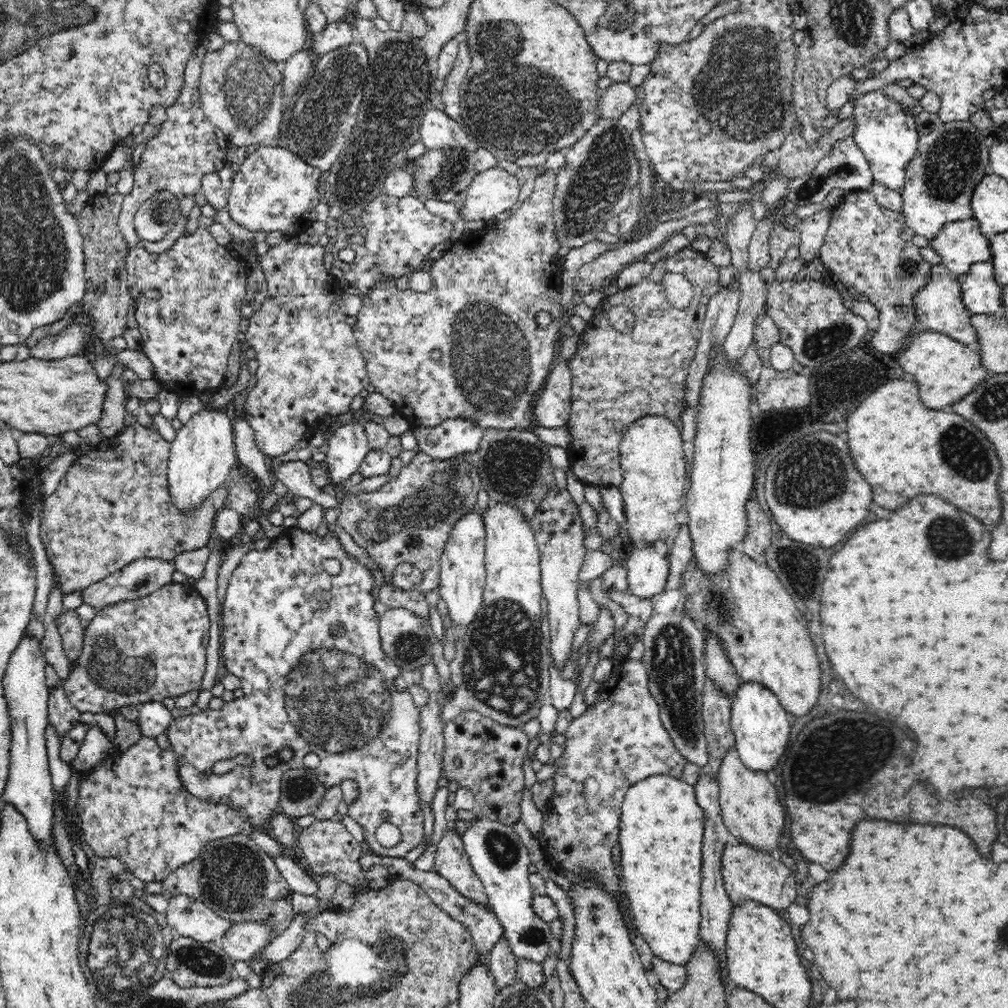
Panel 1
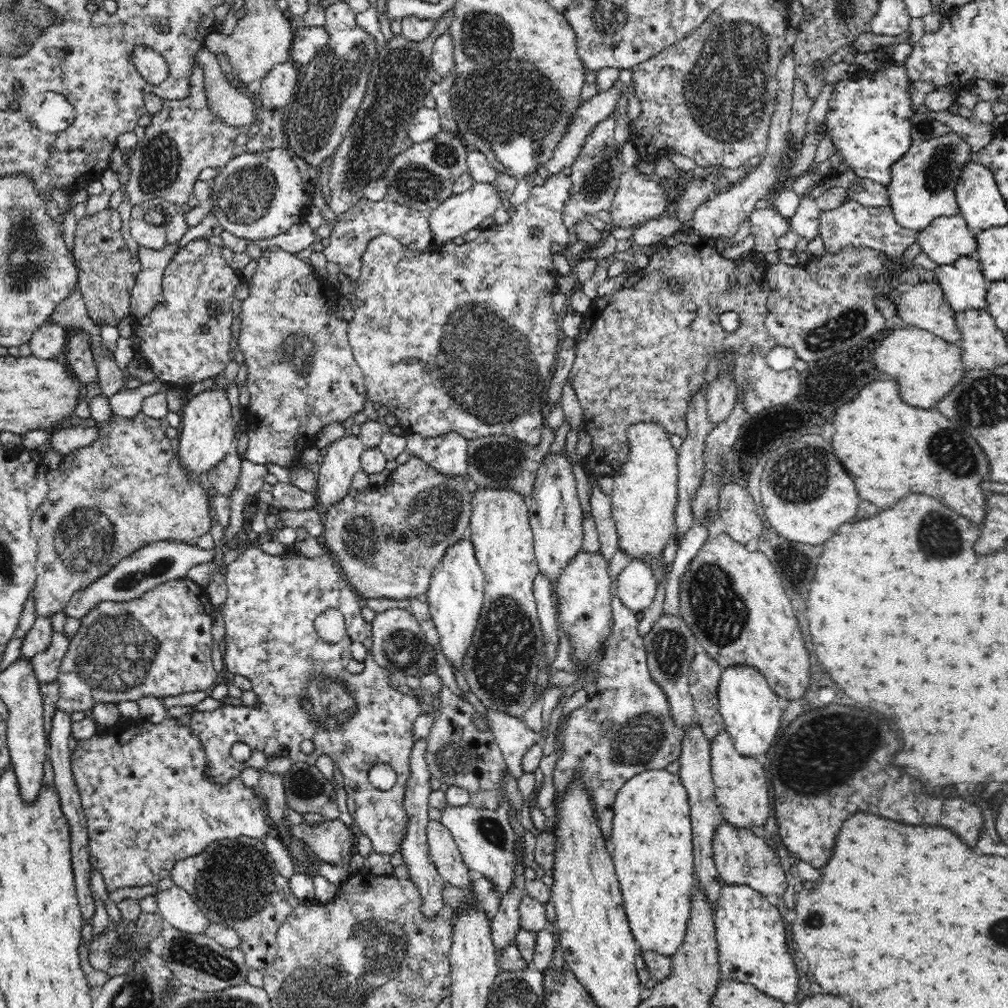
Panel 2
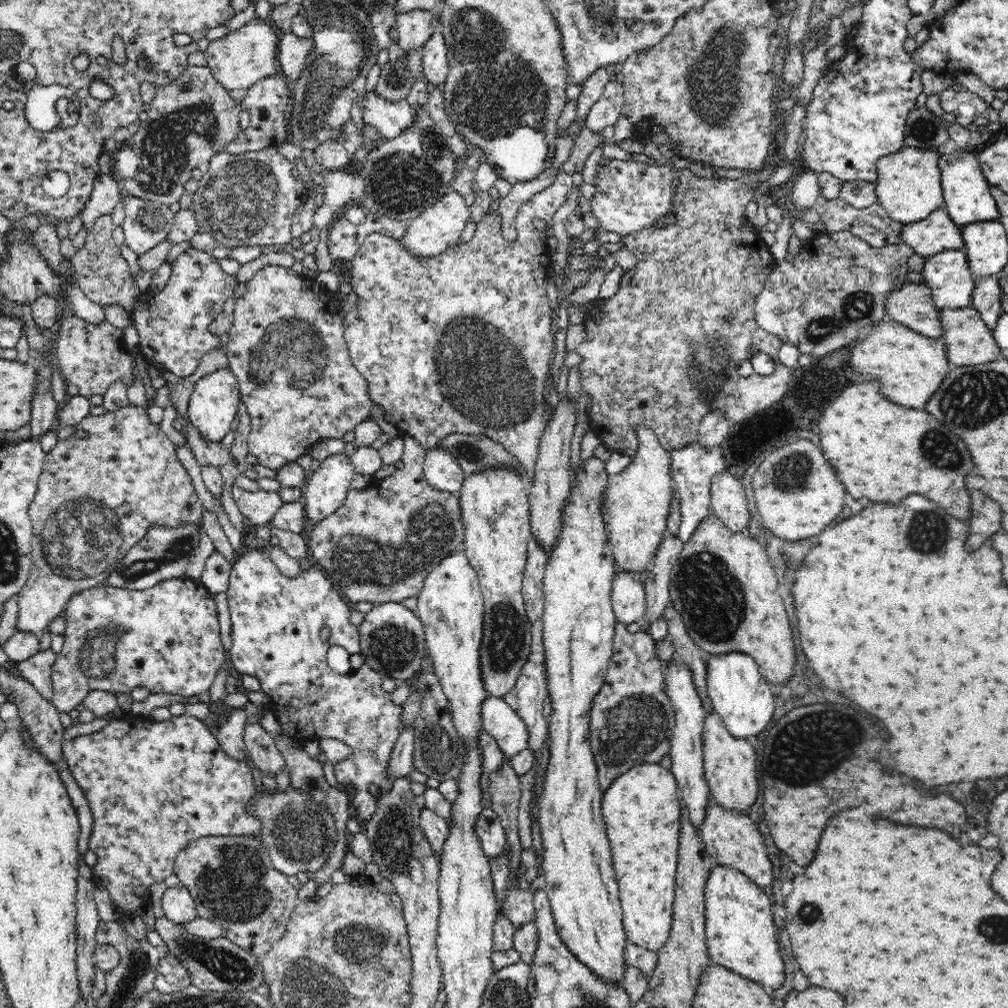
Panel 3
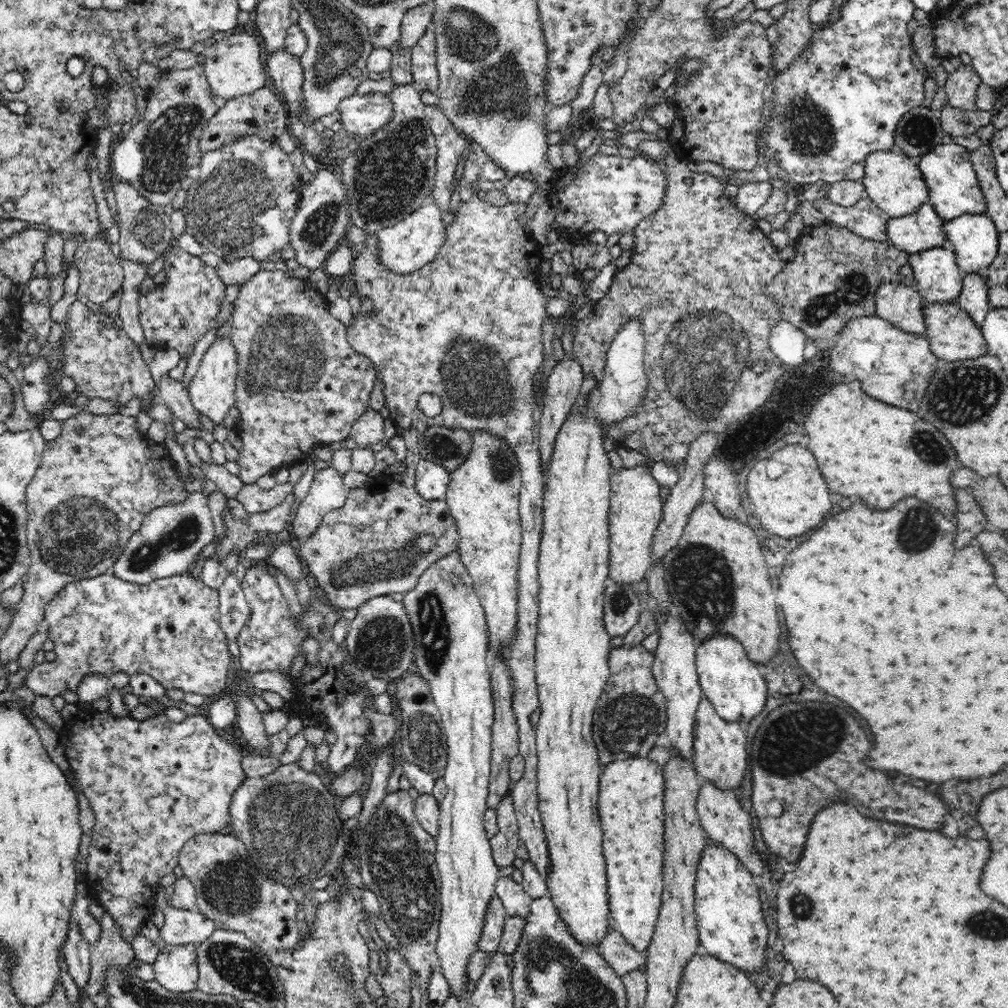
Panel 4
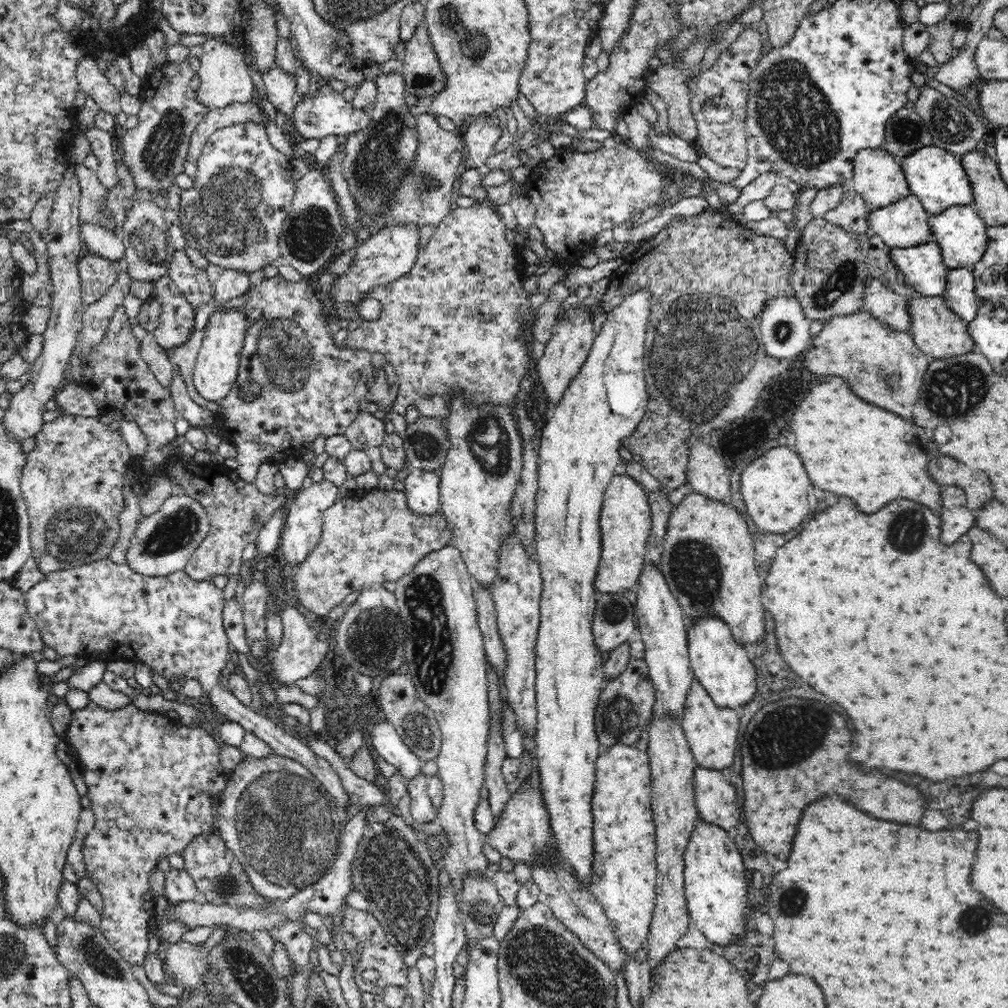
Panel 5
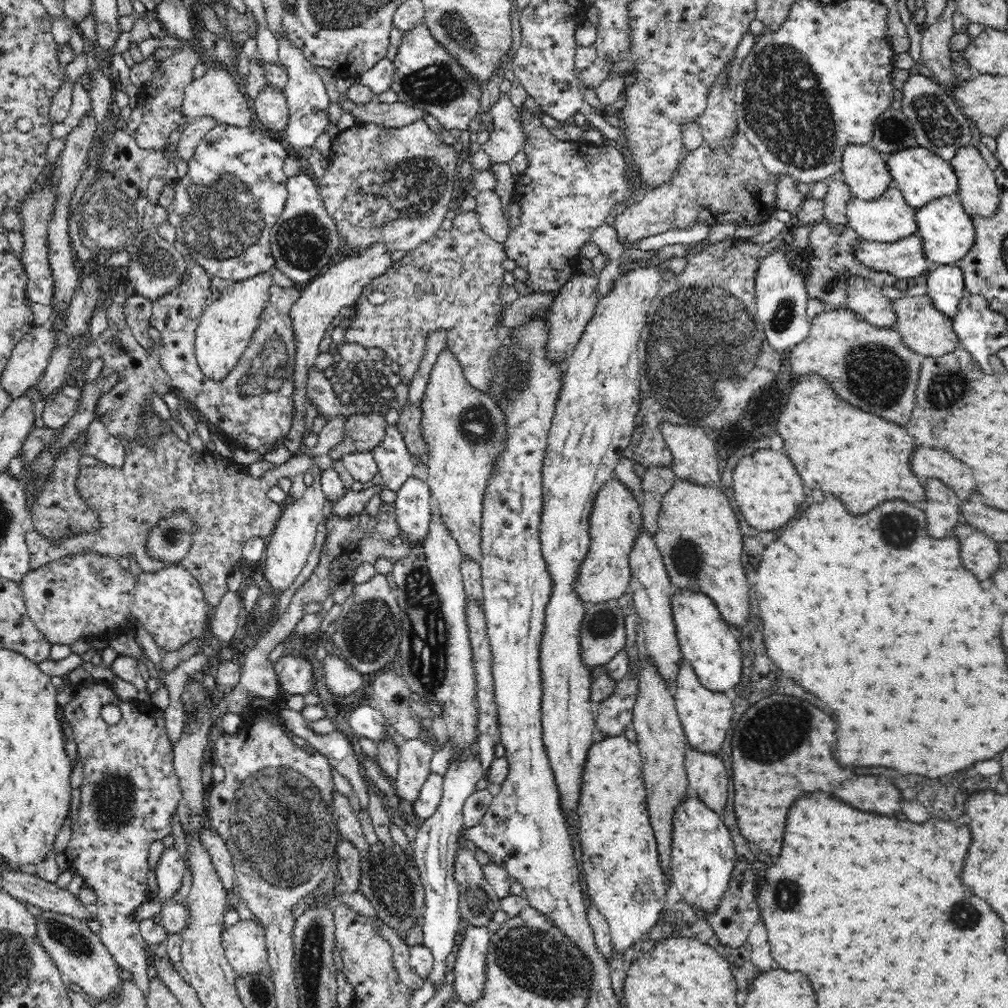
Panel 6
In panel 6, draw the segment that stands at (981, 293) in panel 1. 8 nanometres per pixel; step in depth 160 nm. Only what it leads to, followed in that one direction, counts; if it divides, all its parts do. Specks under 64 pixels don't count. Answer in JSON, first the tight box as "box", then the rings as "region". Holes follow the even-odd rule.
{"box":[852,234,928,279],"region":[[[917,234],[904,235],[892,242],[870,242],[859,237],[852,254],[853,260],[869,271],[887,271],[898,279],[918,279],[928,270],[928,260]]]}

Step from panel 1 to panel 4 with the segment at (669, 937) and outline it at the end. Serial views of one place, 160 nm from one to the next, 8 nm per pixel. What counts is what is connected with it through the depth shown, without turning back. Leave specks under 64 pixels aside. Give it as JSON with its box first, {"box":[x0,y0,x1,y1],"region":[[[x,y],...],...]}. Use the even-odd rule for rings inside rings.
{"box":[598,759,664,953],"region":[[[618,759],[602,768],[598,810],[610,924],[632,948],[643,953],[656,926],[664,886],[664,792],[664,774],[660,764],[651,759]]]}

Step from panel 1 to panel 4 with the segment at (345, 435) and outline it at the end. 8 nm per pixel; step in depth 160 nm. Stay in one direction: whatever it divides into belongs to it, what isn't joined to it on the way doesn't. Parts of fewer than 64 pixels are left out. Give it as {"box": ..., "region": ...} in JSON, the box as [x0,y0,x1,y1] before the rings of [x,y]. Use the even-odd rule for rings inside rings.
{"box":[292,465,350,540],"region":[[[332,465],[316,471],[306,496],[297,502],[294,507],[294,512],[296,513],[294,520],[292,520],[292,532],[294,532],[294,536],[300,538],[300,540],[302,540],[302,538],[306,540],[306,536],[314,534],[328,511],[334,510],[336,507],[344,506],[349,490],[350,489],[343,483],[343,476],[340,475],[340,472],[334,469]]]}

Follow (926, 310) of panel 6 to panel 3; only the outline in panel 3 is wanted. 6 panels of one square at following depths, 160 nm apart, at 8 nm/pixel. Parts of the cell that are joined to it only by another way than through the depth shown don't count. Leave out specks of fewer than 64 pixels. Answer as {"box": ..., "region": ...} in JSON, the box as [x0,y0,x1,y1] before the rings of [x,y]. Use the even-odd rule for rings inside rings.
{"box":[937,307,1002,366],"region":[[[974,307],[938,310],[937,320],[940,320],[941,324],[940,339],[945,344],[946,357],[952,366],[976,366],[1002,358],[1000,349],[993,339],[992,330],[985,325]]]}

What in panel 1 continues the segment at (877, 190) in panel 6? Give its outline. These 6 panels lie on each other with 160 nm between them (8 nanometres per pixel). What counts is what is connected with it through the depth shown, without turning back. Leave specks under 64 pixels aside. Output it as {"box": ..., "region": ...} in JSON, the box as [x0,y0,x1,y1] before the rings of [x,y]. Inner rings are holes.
{"box":[900,120,991,240],"region":[[[969,120],[947,122],[928,134],[919,135],[916,154],[904,168],[904,186],[900,190],[901,214],[908,228],[930,240],[946,222],[973,218],[969,198],[973,187],[989,172],[990,142],[991,138],[977,131]]]}

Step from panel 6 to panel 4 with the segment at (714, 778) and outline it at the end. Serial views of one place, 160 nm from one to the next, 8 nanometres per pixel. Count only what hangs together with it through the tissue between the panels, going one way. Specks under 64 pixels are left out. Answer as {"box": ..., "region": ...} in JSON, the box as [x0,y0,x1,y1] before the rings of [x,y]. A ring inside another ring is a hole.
{"box":[695,780,764,875],"region":[[[701,780],[701,782],[702,786],[697,797],[695,809],[708,840],[723,843],[723,846],[726,846],[732,854],[735,854],[752,874],[761,875],[764,865],[754,845],[752,815],[746,809],[742,809],[741,802],[734,791],[718,788],[712,782],[706,782],[705,780]]]}

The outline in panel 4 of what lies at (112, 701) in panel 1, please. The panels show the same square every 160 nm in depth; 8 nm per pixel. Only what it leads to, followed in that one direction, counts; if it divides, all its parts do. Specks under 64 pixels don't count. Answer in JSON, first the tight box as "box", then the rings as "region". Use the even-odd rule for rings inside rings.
{"box":[24,571,232,699],"region":[[[109,571],[96,575],[94,578],[77,579],[76,582],[68,582],[65,586],[62,586],[61,590],[56,591],[53,598],[45,604],[43,620],[48,622],[46,631],[48,631],[48,639],[54,642],[53,651],[56,658],[51,662],[44,661],[41,664],[35,664],[32,670],[24,676],[24,686],[32,690],[35,695],[47,696],[51,699],[60,695],[70,698],[76,693],[76,688],[78,688],[78,684],[82,682],[84,676],[101,674],[109,677],[116,672],[125,672],[129,676],[136,672],[144,672],[157,680],[166,690],[178,688],[184,692],[201,694],[204,697],[226,691],[226,674],[228,674],[228,664],[230,664],[232,654],[228,651],[228,639],[220,626],[219,591],[202,582],[200,578],[195,579],[188,574],[182,574],[159,578],[150,582],[150,584],[134,584],[114,576]]]}

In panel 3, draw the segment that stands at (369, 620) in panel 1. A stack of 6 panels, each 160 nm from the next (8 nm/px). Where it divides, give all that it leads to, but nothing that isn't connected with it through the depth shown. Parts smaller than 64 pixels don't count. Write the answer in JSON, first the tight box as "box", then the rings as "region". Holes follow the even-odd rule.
{"box":[211,547,405,825],"region":[[[253,547],[237,553],[236,562],[231,567],[229,585],[226,590],[231,620],[232,648],[230,660],[234,670],[242,674],[255,676],[272,702],[271,710],[278,719],[283,734],[290,735],[301,744],[305,740],[334,738],[352,747],[352,756],[335,765],[335,775],[340,785],[352,783],[351,813],[358,816],[362,825],[370,820],[380,796],[390,791],[393,778],[389,774],[389,763],[394,742],[405,729],[402,726],[402,705],[394,704],[390,693],[382,689],[385,679],[372,670],[365,662],[361,668],[346,675],[336,673],[326,662],[326,652],[330,646],[343,646],[350,655],[360,653],[360,633],[358,626],[350,621],[353,606],[340,597],[336,587],[316,566],[301,570],[295,578],[280,573],[278,566],[270,560],[266,552]],[[331,628],[328,640],[320,639],[320,630]],[[245,709],[228,710],[226,722],[219,720],[217,727],[212,727],[211,733],[226,753],[226,756],[234,760],[244,760],[249,763],[249,753],[244,744],[244,726],[246,726],[247,711]],[[375,784],[380,789],[380,796],[369,794],[369,786]]]}

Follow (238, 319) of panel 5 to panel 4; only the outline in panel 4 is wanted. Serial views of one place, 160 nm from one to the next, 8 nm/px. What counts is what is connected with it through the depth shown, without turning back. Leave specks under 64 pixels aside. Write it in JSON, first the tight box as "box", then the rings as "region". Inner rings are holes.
{"box":[189,337,238,426],"region":[[[231,337],[216,338],[204,354],[199,368],[189,383],[191,403],[197,413],[207,416],[216,426],[221,426],[224,418],[235,402],[235,384],[238,372],[238,355],[232,345]]]}

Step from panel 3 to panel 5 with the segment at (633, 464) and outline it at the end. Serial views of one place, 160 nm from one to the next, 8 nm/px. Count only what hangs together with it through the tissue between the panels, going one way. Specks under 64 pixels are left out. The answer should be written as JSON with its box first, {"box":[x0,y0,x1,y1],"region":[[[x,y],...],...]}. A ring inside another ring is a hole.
{"box":[593,475,652,593],"region":[[[614,475],[603,494],[600,510],[601,560],[598,562],[593,588],[598,593],[622,593],[634,589],[641,567],[646,562],[646,544],[652,530],[652,515],[648,492],[630,475]]]}

